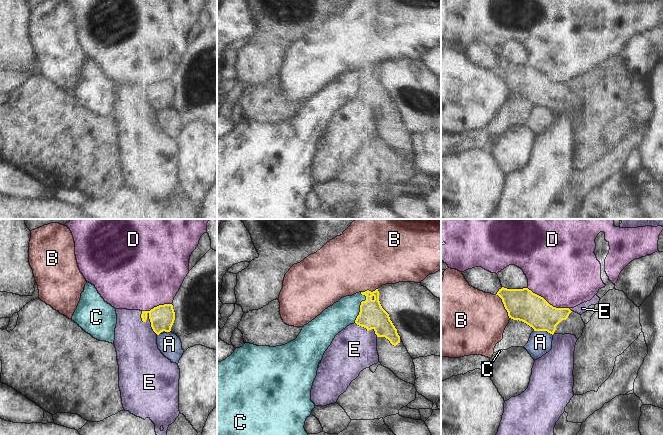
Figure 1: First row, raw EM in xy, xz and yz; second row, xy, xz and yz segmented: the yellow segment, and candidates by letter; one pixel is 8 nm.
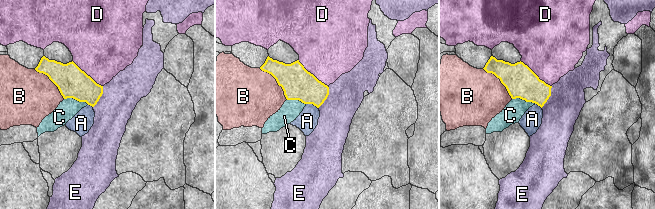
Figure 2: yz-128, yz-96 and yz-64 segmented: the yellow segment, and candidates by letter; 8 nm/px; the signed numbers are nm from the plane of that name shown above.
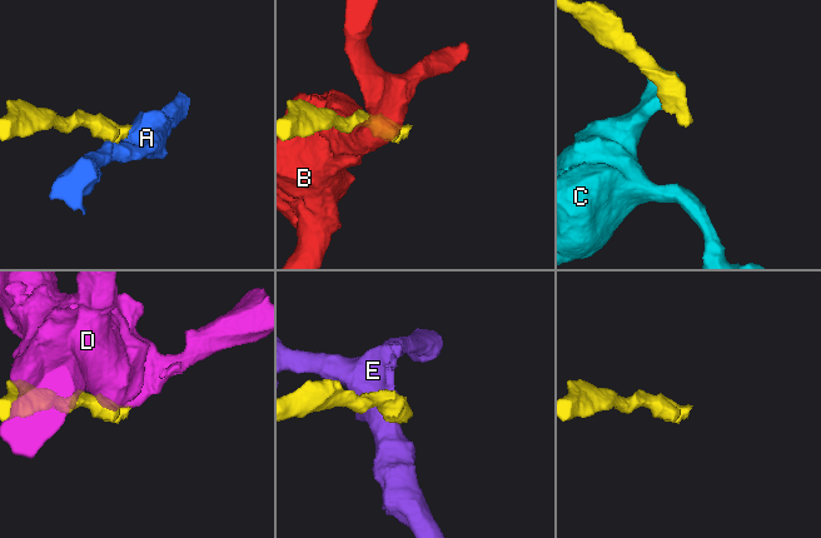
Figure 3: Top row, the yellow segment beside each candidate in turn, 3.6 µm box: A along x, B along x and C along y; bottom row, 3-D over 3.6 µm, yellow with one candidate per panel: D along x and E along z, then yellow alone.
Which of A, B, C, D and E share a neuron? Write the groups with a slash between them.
A / B / C / D / E

